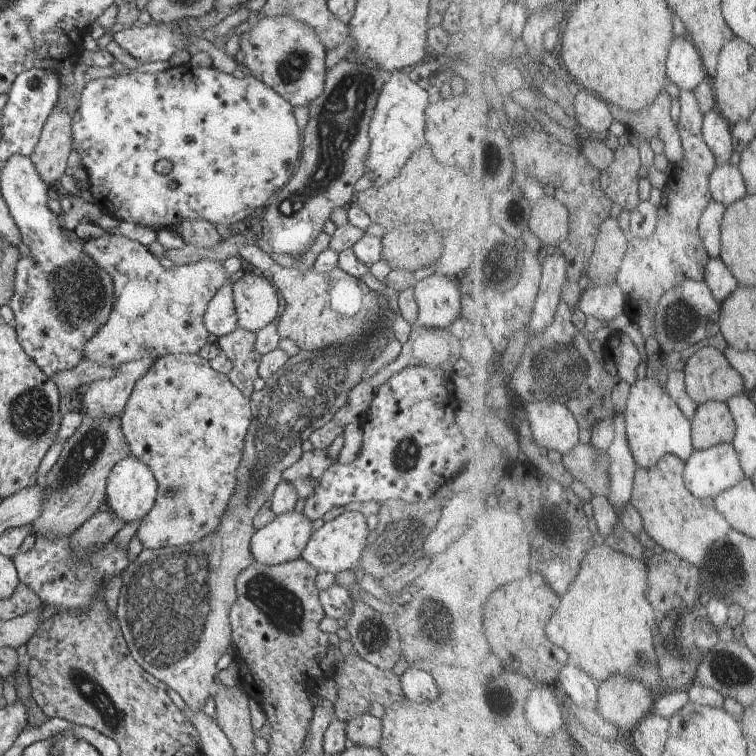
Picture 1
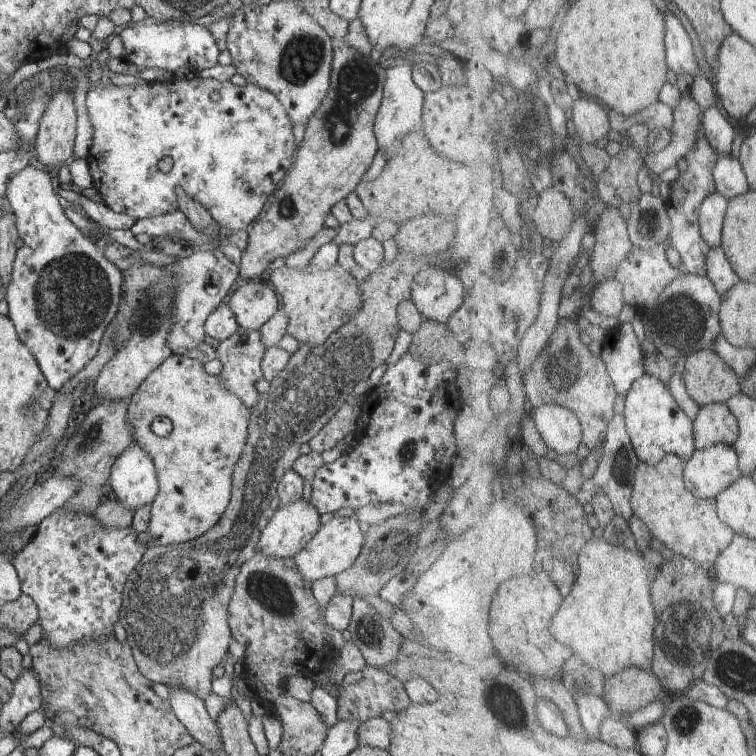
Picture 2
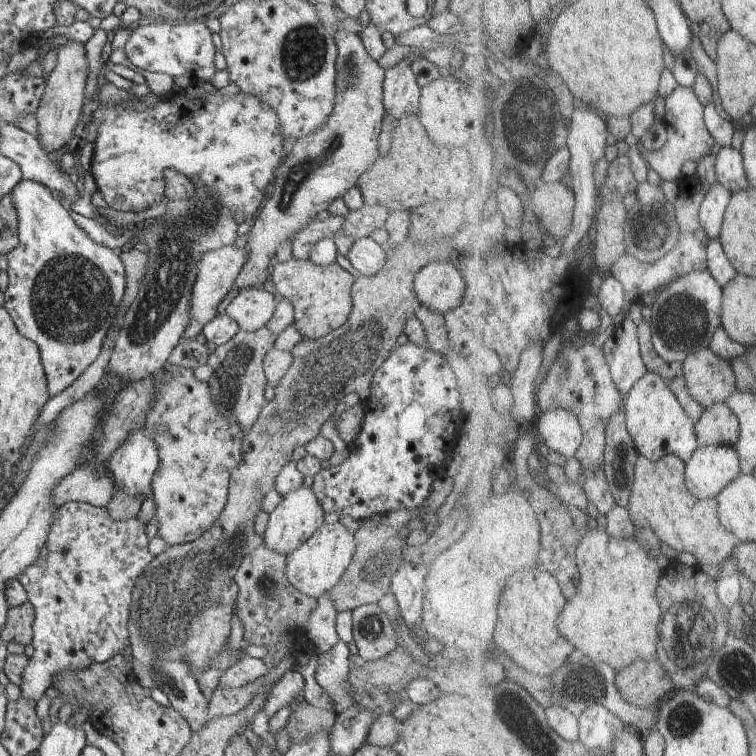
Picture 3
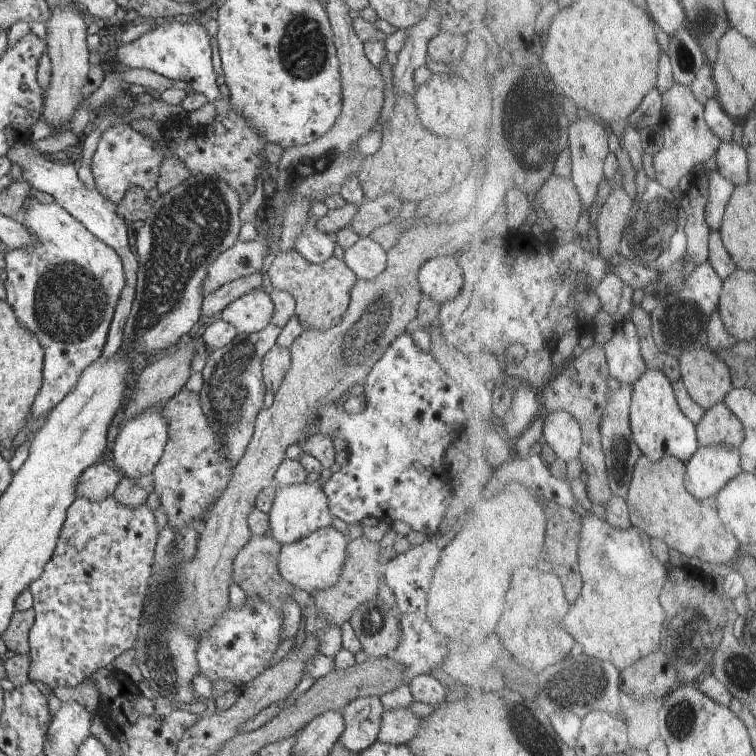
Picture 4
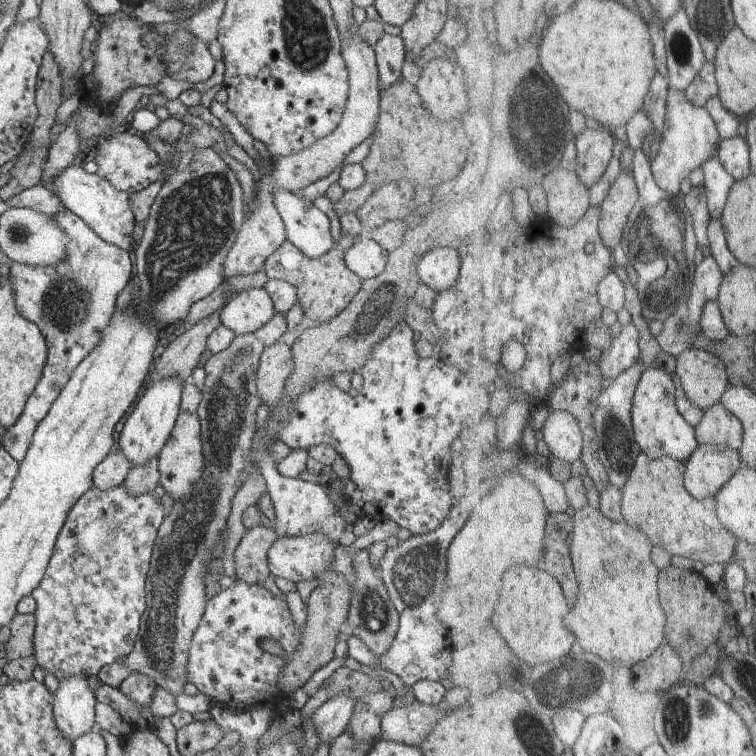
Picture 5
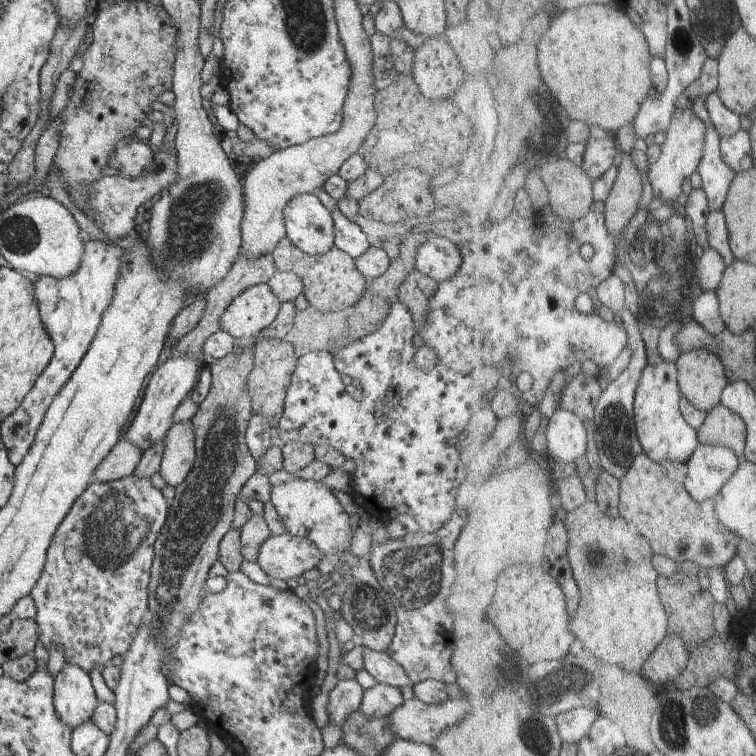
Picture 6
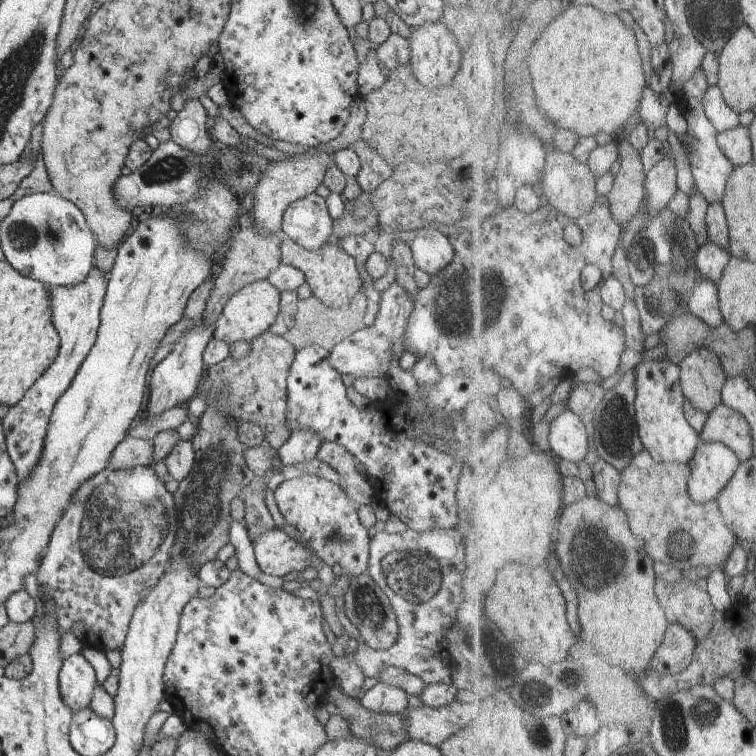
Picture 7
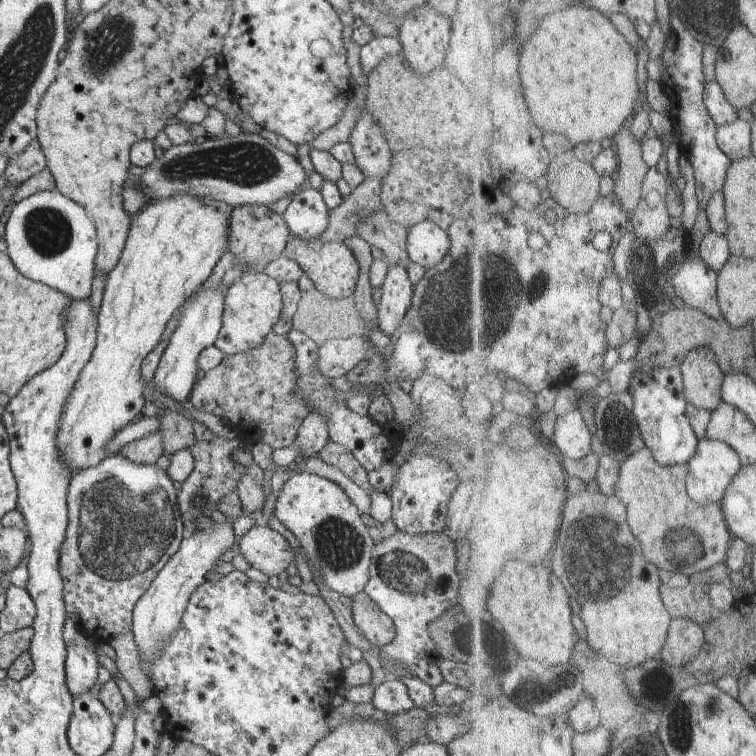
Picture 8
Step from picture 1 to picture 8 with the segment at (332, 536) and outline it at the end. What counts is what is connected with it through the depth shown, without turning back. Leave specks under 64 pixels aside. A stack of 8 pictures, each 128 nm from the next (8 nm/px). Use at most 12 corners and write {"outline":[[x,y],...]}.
{"outline":[[268,524],[238,542],[251,567],[278,576],[295,562],[292,544]]}

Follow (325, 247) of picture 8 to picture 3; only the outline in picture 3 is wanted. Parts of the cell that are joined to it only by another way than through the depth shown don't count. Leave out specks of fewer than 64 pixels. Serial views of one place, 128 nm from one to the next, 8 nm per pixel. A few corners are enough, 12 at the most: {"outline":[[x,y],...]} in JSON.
{"outline":[[273,263],[302,339],[349,319],[355,277],[338,263]]}

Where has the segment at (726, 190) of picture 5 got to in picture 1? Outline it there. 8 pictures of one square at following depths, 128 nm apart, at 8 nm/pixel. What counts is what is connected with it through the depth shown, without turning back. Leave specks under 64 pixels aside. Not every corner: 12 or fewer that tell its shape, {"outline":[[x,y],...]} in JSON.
{"outline":[[715,200],[701,233],[713,258],[723,256],[723,226],[729,205]]}

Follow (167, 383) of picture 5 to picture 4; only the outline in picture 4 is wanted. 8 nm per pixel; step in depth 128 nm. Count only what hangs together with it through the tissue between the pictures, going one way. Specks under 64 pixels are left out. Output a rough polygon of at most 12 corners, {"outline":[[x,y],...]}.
{"outline":[[162,409],[120,426],[112,450],[122,477],[152,474],[168,442]]}

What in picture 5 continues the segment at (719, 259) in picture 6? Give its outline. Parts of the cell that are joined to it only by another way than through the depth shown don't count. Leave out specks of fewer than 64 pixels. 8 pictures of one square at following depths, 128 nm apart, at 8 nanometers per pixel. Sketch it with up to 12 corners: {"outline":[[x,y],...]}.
{"outline":[[711,255],[699,265],[691,300],[659,336],[680,357],[704,335],[703,317],[719,301],[727,274]]}

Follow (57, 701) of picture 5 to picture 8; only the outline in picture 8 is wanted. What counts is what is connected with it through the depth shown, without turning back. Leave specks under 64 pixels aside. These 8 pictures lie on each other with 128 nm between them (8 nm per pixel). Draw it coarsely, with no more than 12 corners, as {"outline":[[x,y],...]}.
{"outline":[[79,632],[67,646],[66,686],[73,697],[90,691],[99,662]]}

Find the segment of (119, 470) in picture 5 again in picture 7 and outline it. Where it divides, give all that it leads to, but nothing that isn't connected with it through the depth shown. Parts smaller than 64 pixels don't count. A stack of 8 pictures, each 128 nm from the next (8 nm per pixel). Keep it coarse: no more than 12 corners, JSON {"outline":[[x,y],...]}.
{"outline":[[127,434],[114,447],[107,467],[151,466],[153,439]]}

